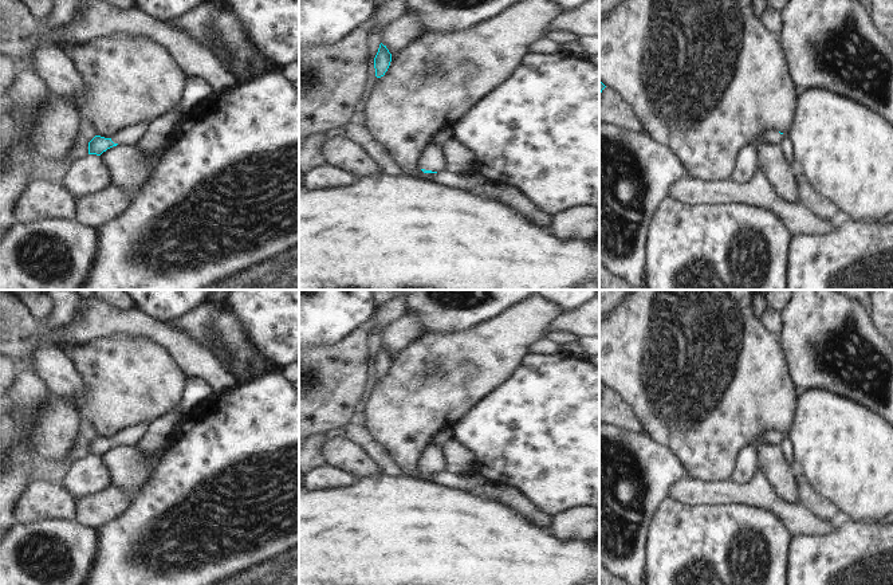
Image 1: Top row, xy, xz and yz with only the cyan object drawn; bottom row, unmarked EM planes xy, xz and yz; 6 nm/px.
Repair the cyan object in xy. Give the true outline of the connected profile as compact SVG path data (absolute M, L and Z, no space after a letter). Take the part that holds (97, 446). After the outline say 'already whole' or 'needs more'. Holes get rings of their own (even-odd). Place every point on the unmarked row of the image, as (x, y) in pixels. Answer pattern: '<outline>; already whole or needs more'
M142 421L130 427L126 427L121 432L118 432L113 439L105 439L101 436L95 436L88 443L88 455L101 456L107 449L122 445L122 447L134 447L138 440L143 435L147 427L147 421Z; needs more

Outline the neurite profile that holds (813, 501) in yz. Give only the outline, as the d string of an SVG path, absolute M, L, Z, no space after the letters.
M798 472L796 483L799 488L800 503L821 521L826 523L839 523L842 517L839 510L827 498L813 488L807 479Z

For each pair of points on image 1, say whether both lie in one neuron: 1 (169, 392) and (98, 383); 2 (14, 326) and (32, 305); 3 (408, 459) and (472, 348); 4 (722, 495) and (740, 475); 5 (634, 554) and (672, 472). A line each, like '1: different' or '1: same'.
1: same
2: different
3: same
4: different
5: same

